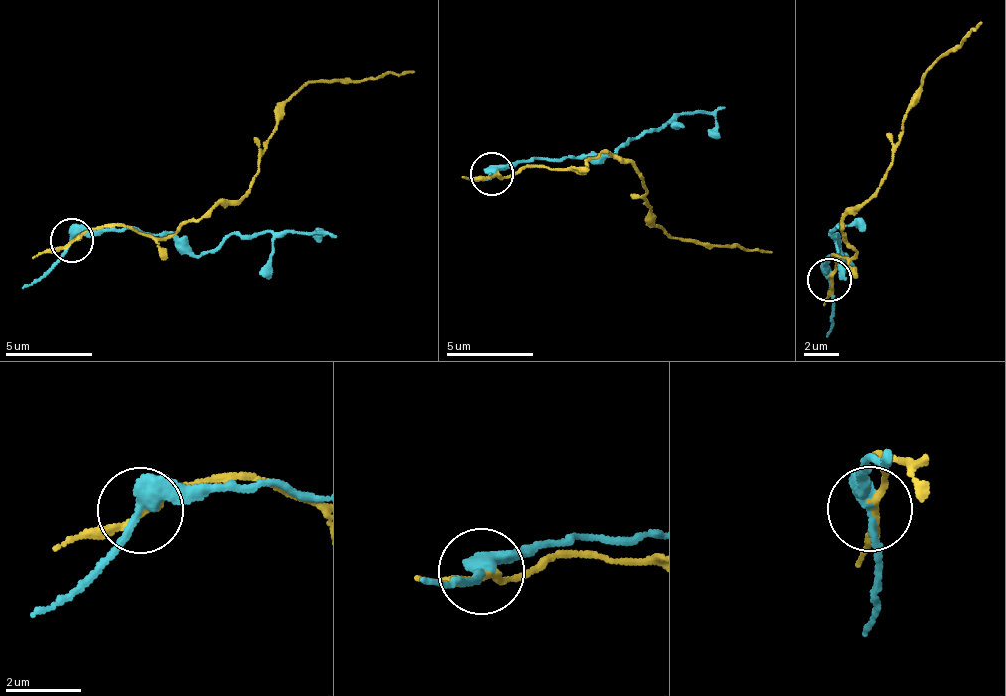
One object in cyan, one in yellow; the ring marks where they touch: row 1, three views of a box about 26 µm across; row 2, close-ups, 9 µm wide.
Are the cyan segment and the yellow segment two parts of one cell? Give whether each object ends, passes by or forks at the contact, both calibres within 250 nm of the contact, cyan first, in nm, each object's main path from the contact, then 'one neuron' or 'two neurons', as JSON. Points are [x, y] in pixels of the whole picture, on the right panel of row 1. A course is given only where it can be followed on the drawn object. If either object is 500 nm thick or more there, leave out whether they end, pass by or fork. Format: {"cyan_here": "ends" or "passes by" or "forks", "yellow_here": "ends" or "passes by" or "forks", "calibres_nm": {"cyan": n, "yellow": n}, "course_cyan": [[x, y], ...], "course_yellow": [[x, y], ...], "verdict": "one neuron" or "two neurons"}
{"cyan_here": "passes by", "yellow_here": "passes by", "calibres_nm": {"cyan": 360, "yellow": 160}, "course_cyan": [[830, 278], [828, 260], [844, 254], [850, 268], [840, 241], [830, 230], [861, 222]], "course_yellow": [[830, 278], [833, 258], [857, 257], [844, 218], [890, 169], [913, 96], [983, 21]], "verdict": "two neurons"}

